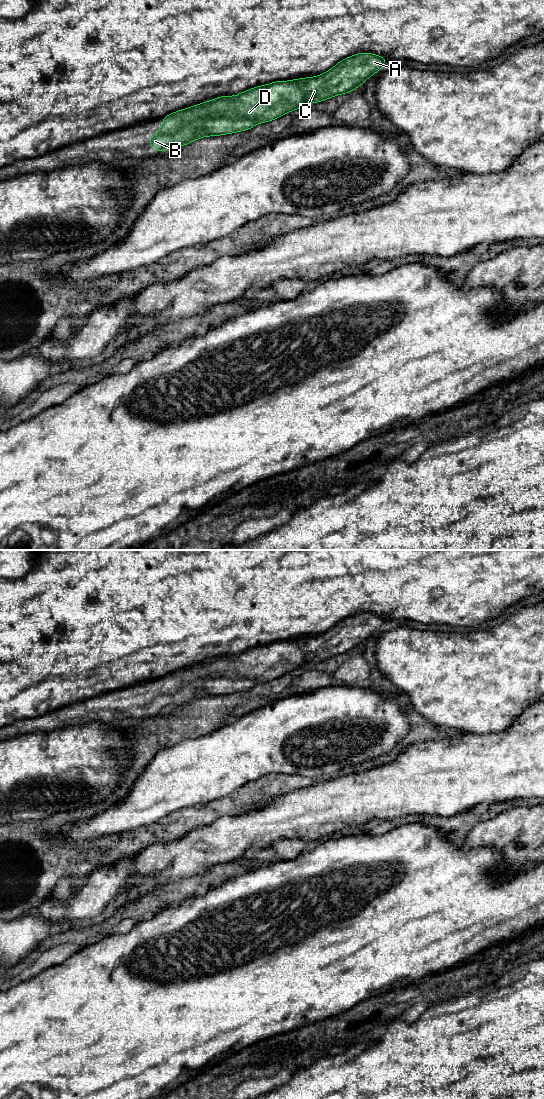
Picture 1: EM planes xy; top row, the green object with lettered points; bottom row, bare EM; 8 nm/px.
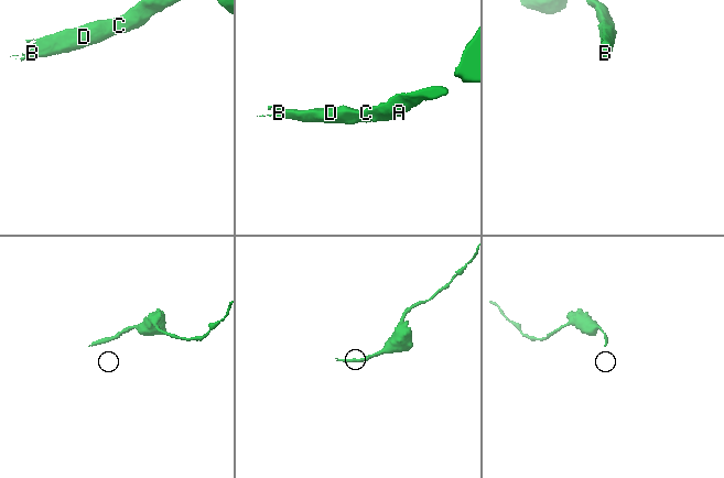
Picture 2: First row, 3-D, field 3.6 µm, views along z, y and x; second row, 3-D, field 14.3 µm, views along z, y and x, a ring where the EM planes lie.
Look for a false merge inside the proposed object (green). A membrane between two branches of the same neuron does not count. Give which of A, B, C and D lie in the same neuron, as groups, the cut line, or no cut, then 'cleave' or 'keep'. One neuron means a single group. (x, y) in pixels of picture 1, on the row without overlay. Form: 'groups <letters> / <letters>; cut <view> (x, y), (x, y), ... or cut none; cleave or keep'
groups A B C D; cut none; keep

